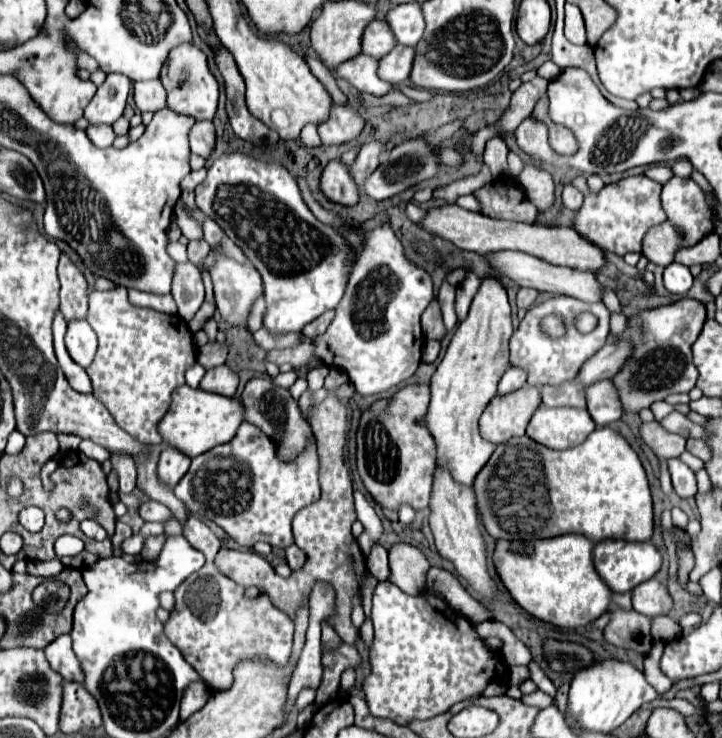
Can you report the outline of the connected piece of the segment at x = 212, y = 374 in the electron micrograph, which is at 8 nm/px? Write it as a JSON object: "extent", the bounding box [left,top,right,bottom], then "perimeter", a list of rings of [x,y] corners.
{"extent":[201,365,239,397],"perimeter":[[[219,365],[213,367],[205,373],[205,377],[201,379],[201,389],[203,391],[211,391],[211,393],[223,393],[225,397],[233,397],[239,385],[239,377],[235,371],[231,371],[227,365]]]}

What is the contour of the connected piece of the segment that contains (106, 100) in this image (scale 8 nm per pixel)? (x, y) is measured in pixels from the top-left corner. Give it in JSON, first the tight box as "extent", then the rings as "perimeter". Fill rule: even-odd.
{"extent":[85,73,131,125],"perimeter":[[[119,73],[107,75],[105,83],[99,85],[95,97],[87,105],[85,119],[89,123],[113,125],[123,115],[129,89],[131,89],[131,81],[125,75]]]}

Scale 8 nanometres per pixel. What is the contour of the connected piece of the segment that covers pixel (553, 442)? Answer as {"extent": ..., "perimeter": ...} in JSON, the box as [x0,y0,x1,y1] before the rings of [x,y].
{"extent":[527,405,595,449],"perimeter":[[[541,405],[527,425],[527,435],[545,447],[567,449],[583,443],[595,427],[587,409]]]}

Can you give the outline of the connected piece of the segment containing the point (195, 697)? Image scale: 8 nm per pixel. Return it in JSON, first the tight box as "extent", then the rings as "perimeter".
{"extent":[181,683,209,719],"perimeter":[[[191,683],[181,699],[181,719],[191,717],[193,713],[197,713],[209,699],[209,689],[205,685],[195,685]]]}

